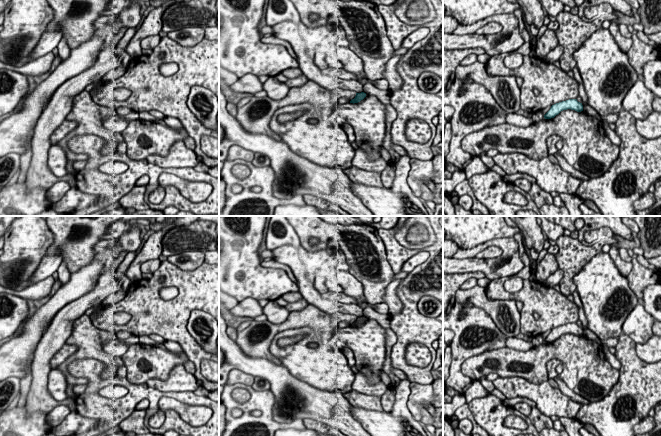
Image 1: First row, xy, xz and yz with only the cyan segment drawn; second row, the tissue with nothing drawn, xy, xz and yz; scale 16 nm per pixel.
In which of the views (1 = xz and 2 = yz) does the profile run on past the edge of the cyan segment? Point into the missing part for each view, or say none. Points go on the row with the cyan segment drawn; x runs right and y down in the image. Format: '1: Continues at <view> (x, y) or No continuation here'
1: No continuation here
2: No continuation here

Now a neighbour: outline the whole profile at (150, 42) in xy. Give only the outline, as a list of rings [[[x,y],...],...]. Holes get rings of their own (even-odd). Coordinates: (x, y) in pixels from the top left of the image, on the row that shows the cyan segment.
[[[152,35],[144,38],[140,45],[142,49],[154,49],[160,43],[161,37],[159,35]]]

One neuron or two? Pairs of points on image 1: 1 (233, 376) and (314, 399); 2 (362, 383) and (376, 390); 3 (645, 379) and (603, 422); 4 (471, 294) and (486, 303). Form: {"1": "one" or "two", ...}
{"1": "two", "2": "one", "3": "one", "4": "one"}

